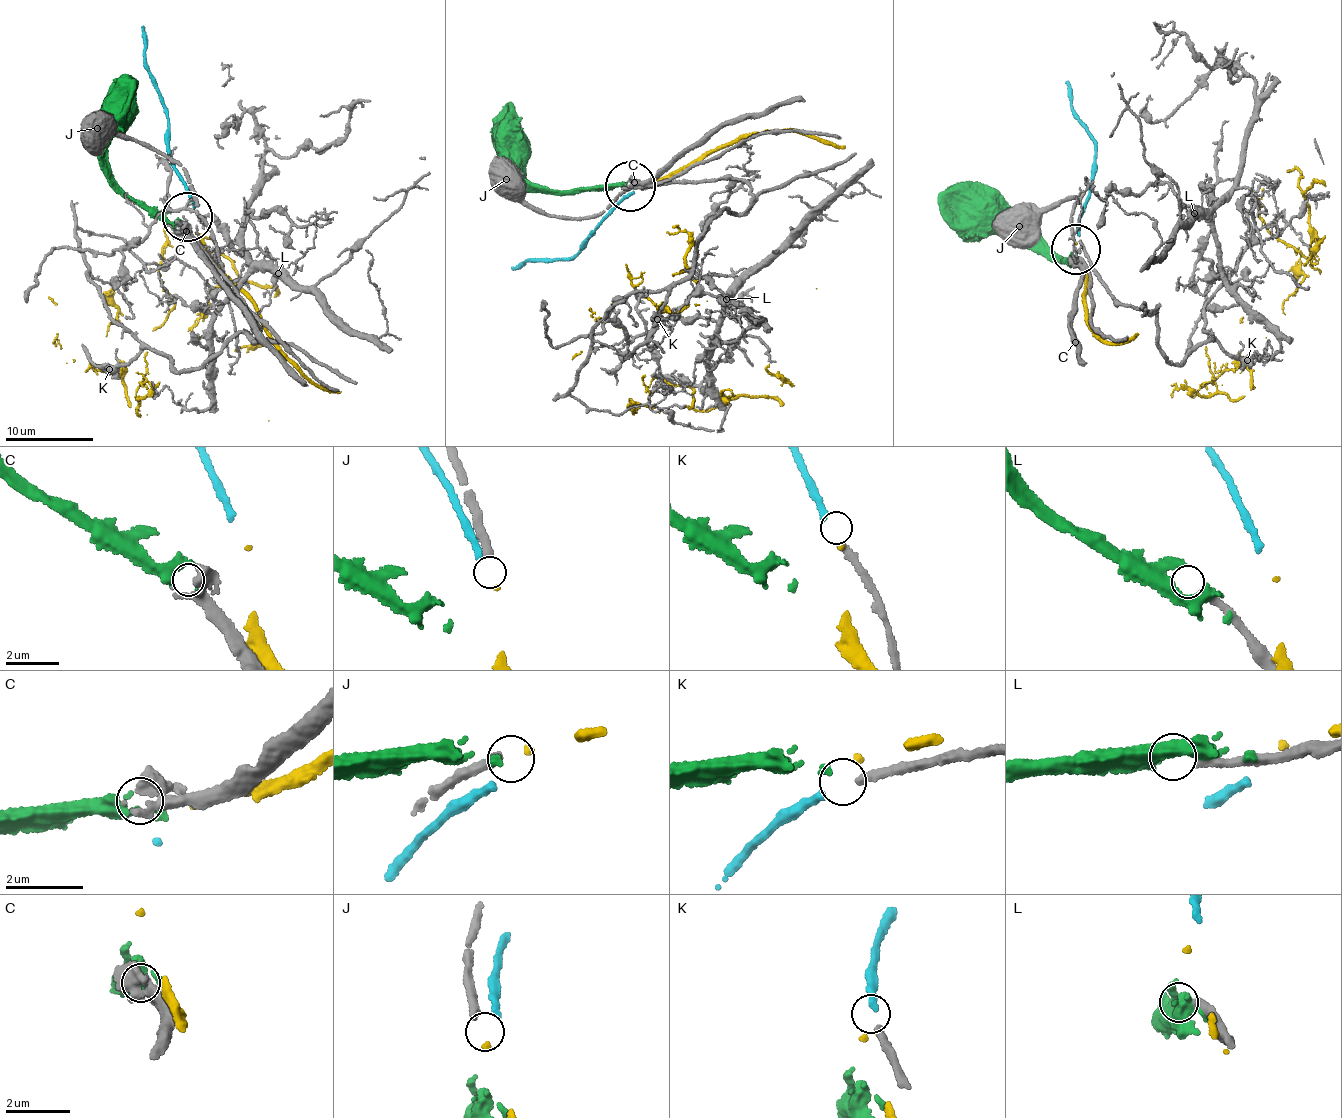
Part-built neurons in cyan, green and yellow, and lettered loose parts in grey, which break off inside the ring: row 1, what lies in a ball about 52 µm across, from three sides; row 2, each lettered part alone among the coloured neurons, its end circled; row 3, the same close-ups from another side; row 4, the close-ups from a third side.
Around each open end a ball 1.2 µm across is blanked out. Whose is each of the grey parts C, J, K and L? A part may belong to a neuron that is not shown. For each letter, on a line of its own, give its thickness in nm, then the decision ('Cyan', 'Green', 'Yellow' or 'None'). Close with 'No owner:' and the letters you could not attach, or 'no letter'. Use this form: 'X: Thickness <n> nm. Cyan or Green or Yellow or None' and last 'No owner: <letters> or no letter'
C: Thickness 320 nm. Green
J: Thickness 280 nm. Yellow
K: Thickness 240 nm. Cyan
L: Thickness 240 nm. None
No owner: L

